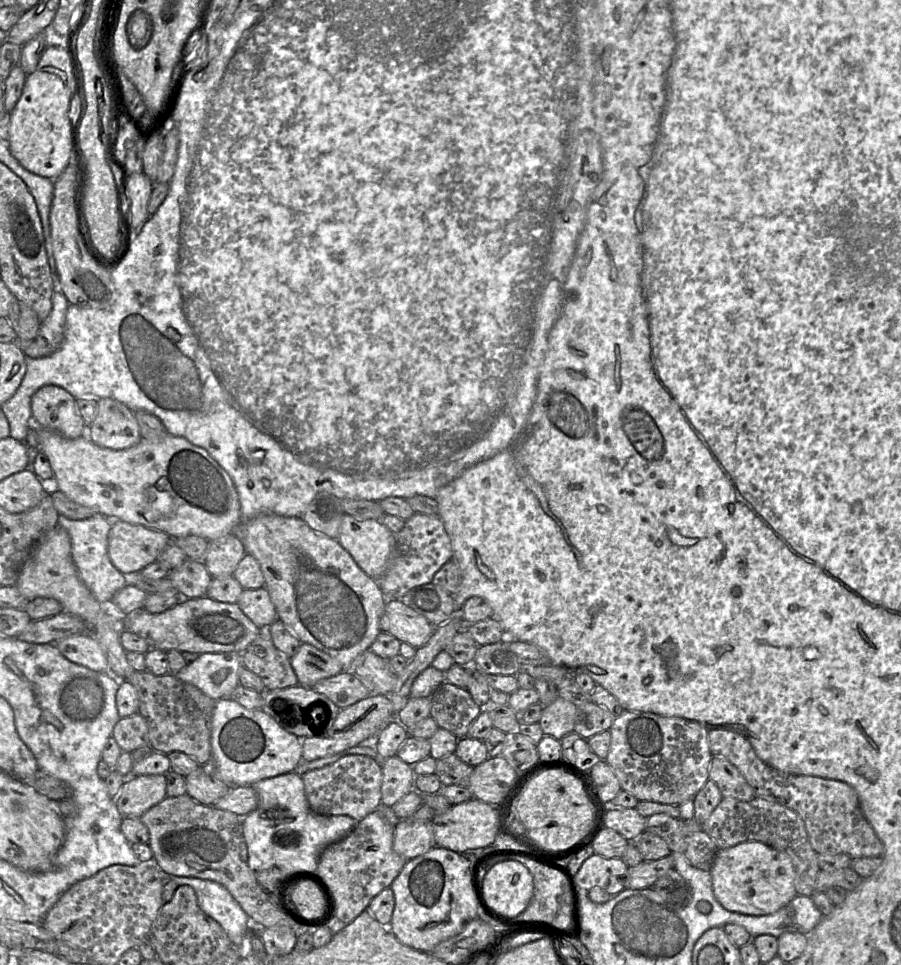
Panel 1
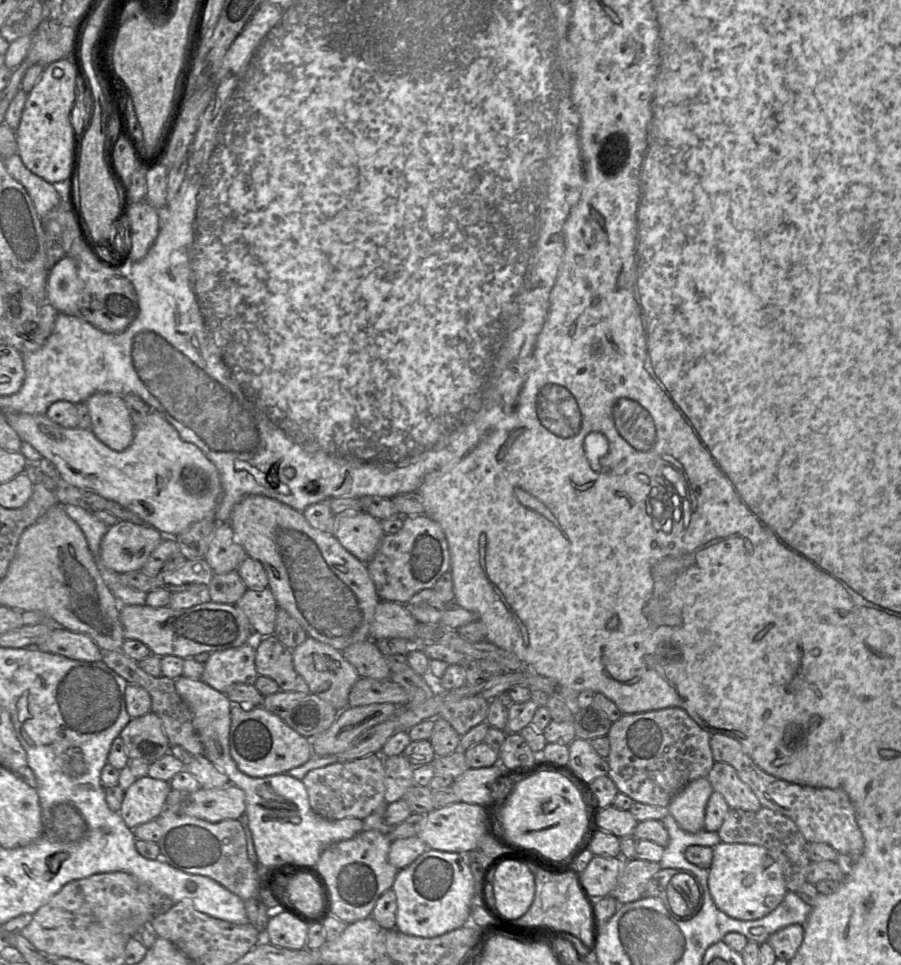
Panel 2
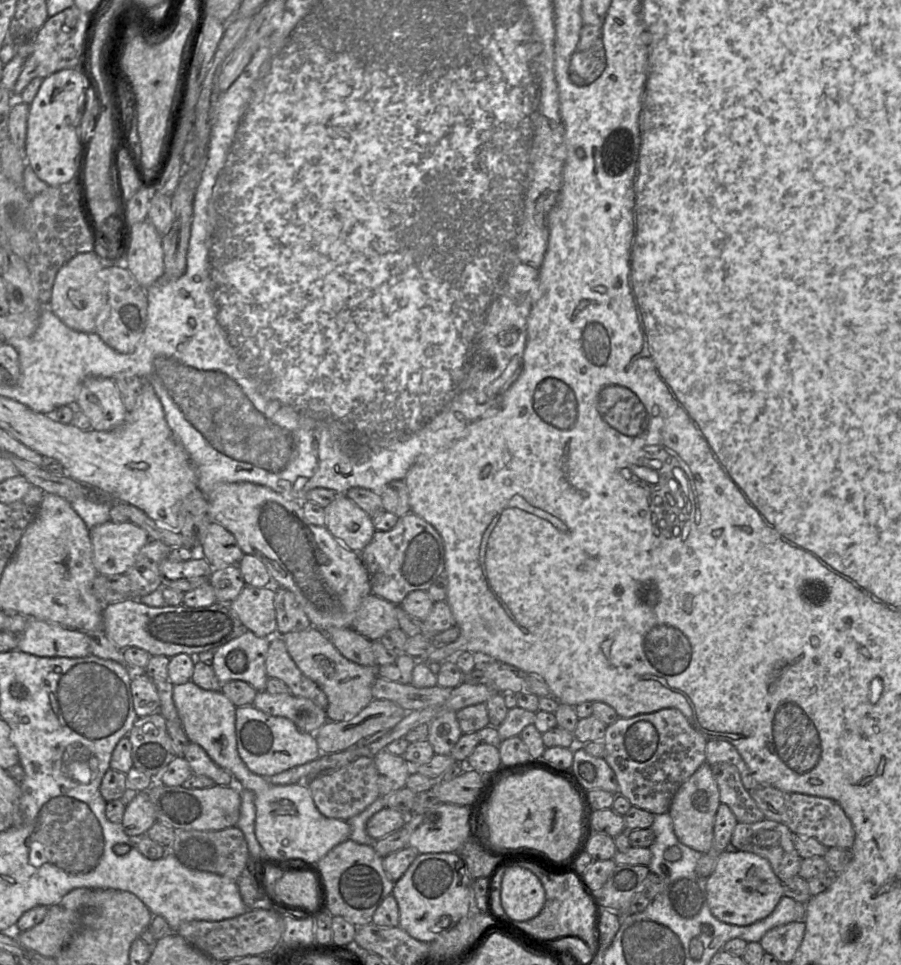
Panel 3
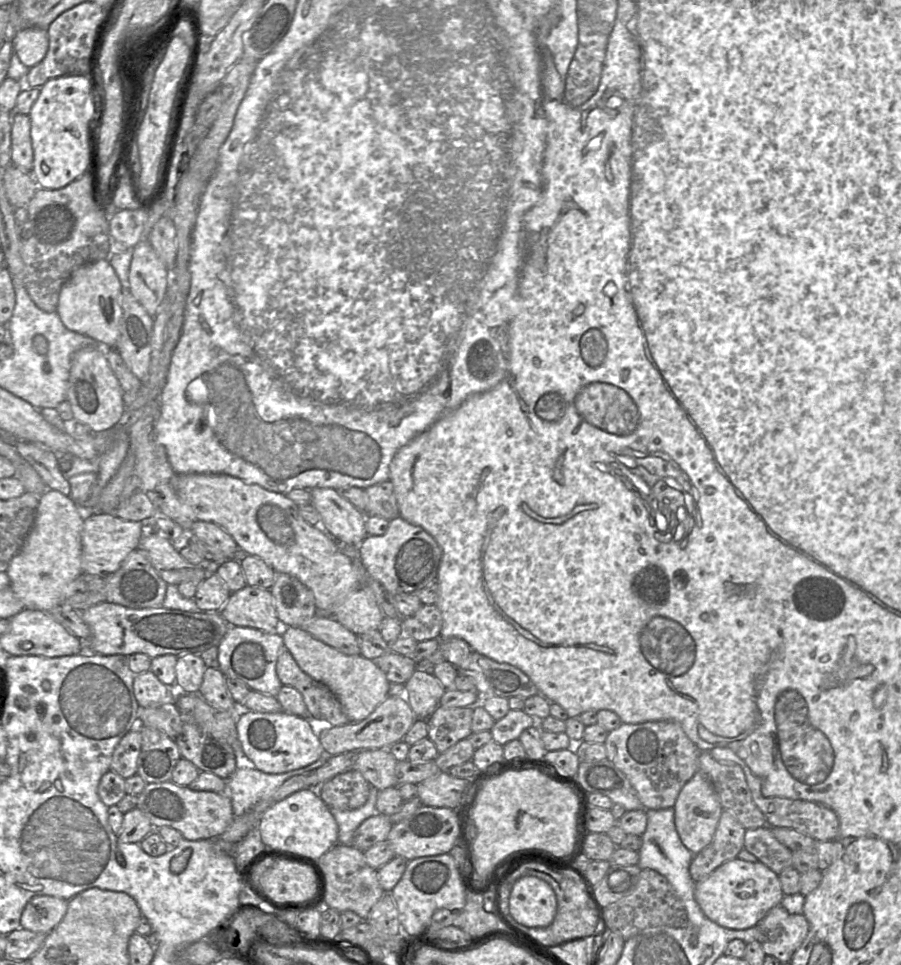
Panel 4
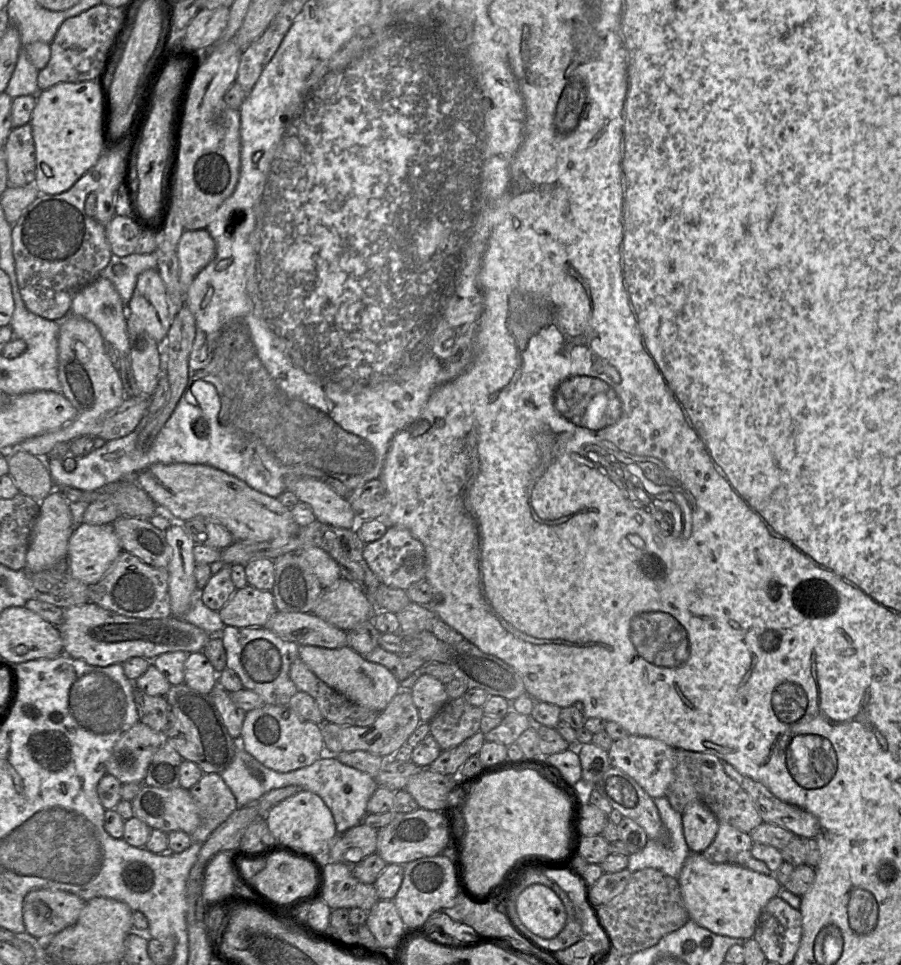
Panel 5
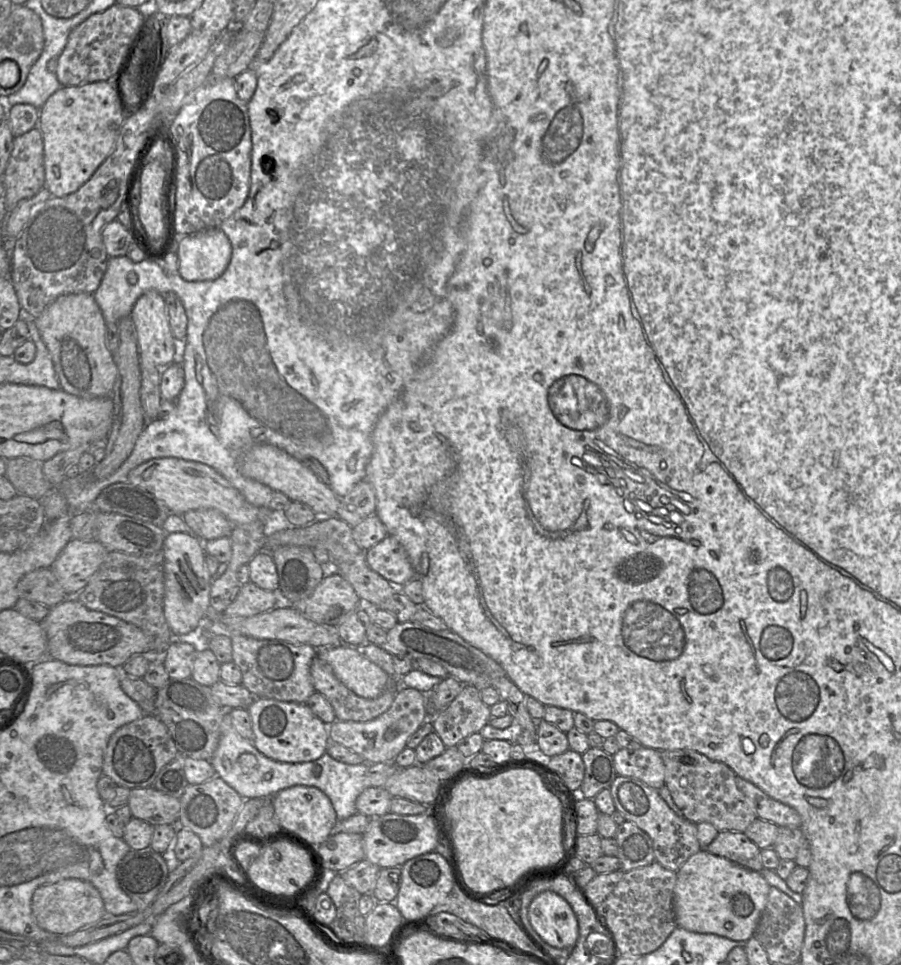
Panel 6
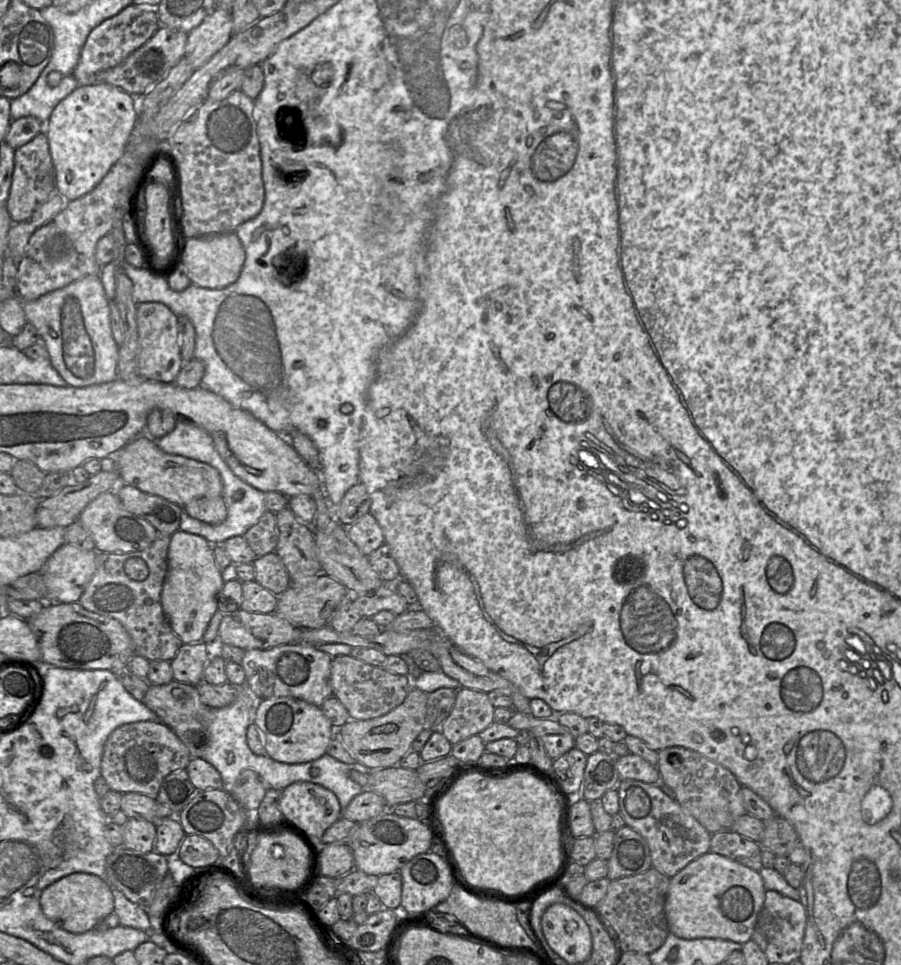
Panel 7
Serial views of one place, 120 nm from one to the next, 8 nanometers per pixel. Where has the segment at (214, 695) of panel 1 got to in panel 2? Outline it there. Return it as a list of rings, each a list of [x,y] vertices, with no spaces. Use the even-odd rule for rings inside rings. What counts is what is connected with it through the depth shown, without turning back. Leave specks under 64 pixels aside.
[[[247,642],[239,647],[210,653],[204,662],[201,681],[225,693],[234,683],[254,685],[258,673],[255,667],[256,643]]]

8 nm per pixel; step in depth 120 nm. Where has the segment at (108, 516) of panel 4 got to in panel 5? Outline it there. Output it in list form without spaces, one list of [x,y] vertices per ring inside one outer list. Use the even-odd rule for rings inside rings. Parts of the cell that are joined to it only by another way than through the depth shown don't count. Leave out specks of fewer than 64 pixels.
[[[82,522],[68,543],[68,570],[77,580],[93,585],[108,572],[122,552],[113,525],[91,525]]]

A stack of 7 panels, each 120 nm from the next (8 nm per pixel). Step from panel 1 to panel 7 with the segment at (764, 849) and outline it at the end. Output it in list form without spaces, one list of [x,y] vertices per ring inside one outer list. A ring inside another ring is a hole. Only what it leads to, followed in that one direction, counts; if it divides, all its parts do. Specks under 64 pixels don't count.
[[[709,851],[670,878],[665,901],[669,933],[683,939],[716,938],[743,945],[752,937],[765,893],[759,871]]]

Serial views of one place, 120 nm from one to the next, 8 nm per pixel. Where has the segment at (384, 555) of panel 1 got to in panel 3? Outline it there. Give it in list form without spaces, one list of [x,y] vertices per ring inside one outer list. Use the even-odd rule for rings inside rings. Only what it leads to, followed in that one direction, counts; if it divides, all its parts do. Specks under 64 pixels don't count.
[[[336,495],[336,498],[324,508],[328,531],[346,548],[361,553],[370,543],[375,533],[372,518],[346,495]]]

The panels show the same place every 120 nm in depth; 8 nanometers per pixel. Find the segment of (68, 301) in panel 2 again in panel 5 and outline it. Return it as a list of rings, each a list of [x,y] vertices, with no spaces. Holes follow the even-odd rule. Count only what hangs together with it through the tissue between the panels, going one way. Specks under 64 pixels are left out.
[[[98,277],[80,289],[73,297],[70,314],[93,322],[101,332],[104,340],[113,344],[118,350],[117,371],[124,385],[125,394],[135,397],[141,394],[132,370],[130,344],[127,332],[127,307],[112,282],[105,277]]]

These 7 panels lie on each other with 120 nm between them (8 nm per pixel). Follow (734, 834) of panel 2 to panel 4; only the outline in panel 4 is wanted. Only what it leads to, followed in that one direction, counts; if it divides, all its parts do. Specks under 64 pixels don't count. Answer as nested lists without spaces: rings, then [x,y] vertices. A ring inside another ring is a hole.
[[[769,825],[747,829],[744,848],[777,875],[792,866],[792,851],[774,837]]]

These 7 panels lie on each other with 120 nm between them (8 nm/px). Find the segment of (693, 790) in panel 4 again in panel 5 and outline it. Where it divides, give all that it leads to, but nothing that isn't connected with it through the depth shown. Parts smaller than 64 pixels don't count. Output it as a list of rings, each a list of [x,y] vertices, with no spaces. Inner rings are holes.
[[[699,801],[690,802],[682,813],[683,834],[691,853],[703,853],[717,835],[719,821]]]

